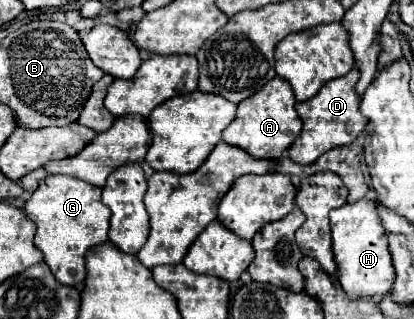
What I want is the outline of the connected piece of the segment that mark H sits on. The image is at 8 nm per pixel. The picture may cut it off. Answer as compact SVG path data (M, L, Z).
M359 199L355 203L345 203L343 207L331 211L331 233L333 233L333 253L337 261L337 273L343 289L349 297L371 297L385 295L395 281L395 271L391 263L391 253L387 247L387 235L377 213L377 203L373 199Z

